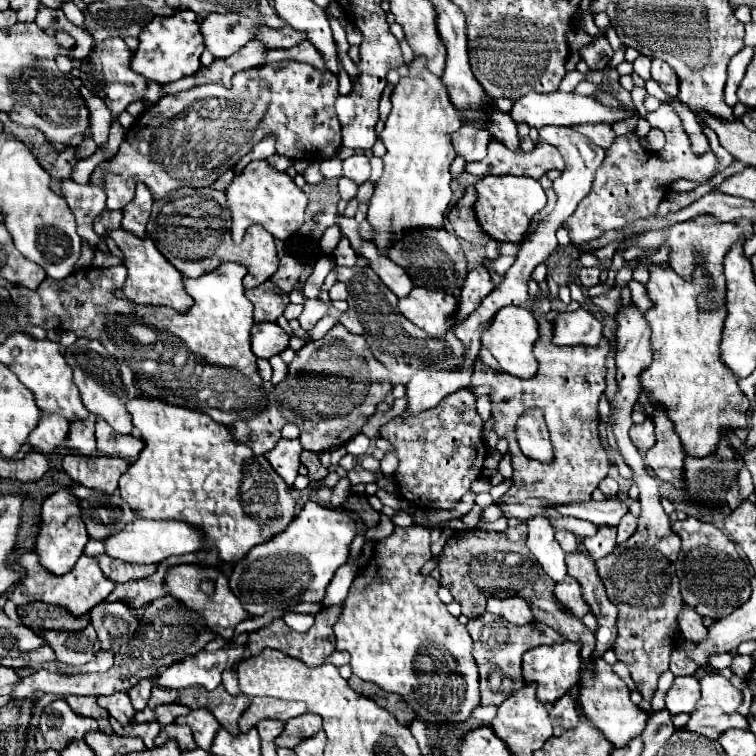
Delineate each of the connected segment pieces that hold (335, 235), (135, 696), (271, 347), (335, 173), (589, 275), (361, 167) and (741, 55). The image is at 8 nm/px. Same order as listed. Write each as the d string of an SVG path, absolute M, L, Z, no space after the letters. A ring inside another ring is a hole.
M333 225L327 228L319 240L320 249L323 254L328 254L330 251L334 251L341 238L341 231L337 225Z
M144 679L129 689L128 695L136 711L141 711L147 706L147 702L151 696L152 686L153 683L151 680Z
M254 324L252 328L252 352L258 358L272 358L288 348L290 334L286 334L278 324Z
M328 158L320 162L320 172L324 174L324 178L340 178L342 176L342 168L340 168L342 160L340 158Z
M580 268L580 272L578 272L580 284L582 284L582 286L586 286L586 288L590 288L590 286L598 284L598 282L600 282L600 280L598 280L598 276L600 276L600 270L598 270L598 268Z
M354 154L344 160L344 176L354 180L356 184L362 184L370 178L370 162L364 154Z
M744 46L736 56L732 56L732 60L728 64L728 80L726 80L726 88L724 88L724 100L728 106L734 106L738 102L736 90L744 78L744 72L746 72L746 66L750 64L752 54L754 54L752 48Z

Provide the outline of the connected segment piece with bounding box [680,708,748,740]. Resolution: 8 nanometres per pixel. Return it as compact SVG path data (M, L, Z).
M698 708L690 714L688 724L682 726L680 730L694 732L698 736L716 740L716 736L720 736L720 732L724 732L728 728L748 730L748 720L742 714L724 716L724 712L720 712L720 708Z

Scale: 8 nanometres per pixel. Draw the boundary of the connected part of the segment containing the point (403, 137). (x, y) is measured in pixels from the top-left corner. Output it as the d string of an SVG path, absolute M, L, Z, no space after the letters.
M416 56L408 64L408 70L410 76L402 78L390 94L392 110L380 134L388 150L384 156L384 174L376 182L368 208L368 220L376 230L374 242L382 254L394 244L392 234L400 238L408 228L442 226L452 198L450 164L456 152L450 144L450 134L462 126L462 120L448 98L442 78L426 68L424 56Z

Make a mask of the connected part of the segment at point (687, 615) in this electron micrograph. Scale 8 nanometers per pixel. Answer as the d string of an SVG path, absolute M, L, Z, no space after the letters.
M684 608L684 612L680 614L680 632L694 644L700 644L708 636L708 628L702 624L702 616L692 608Z

